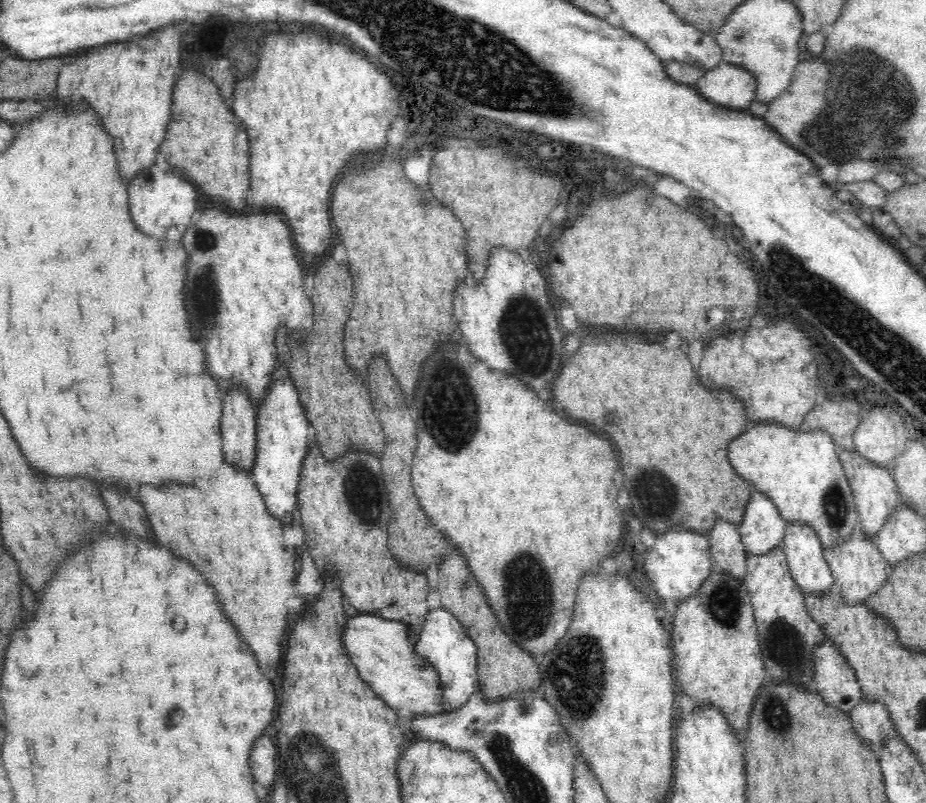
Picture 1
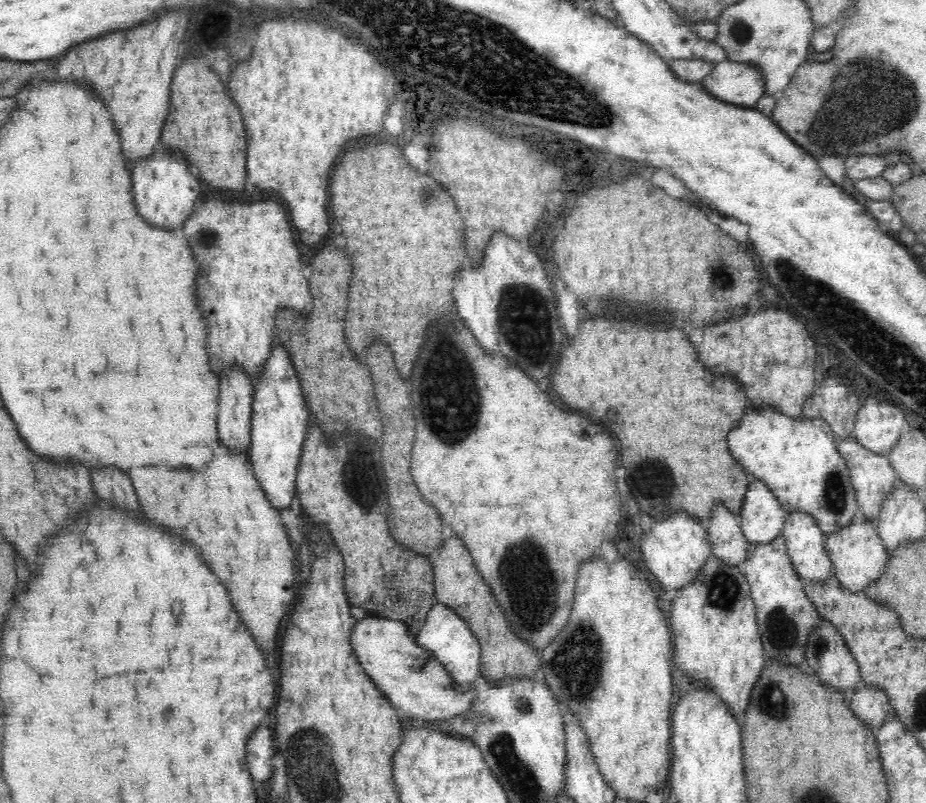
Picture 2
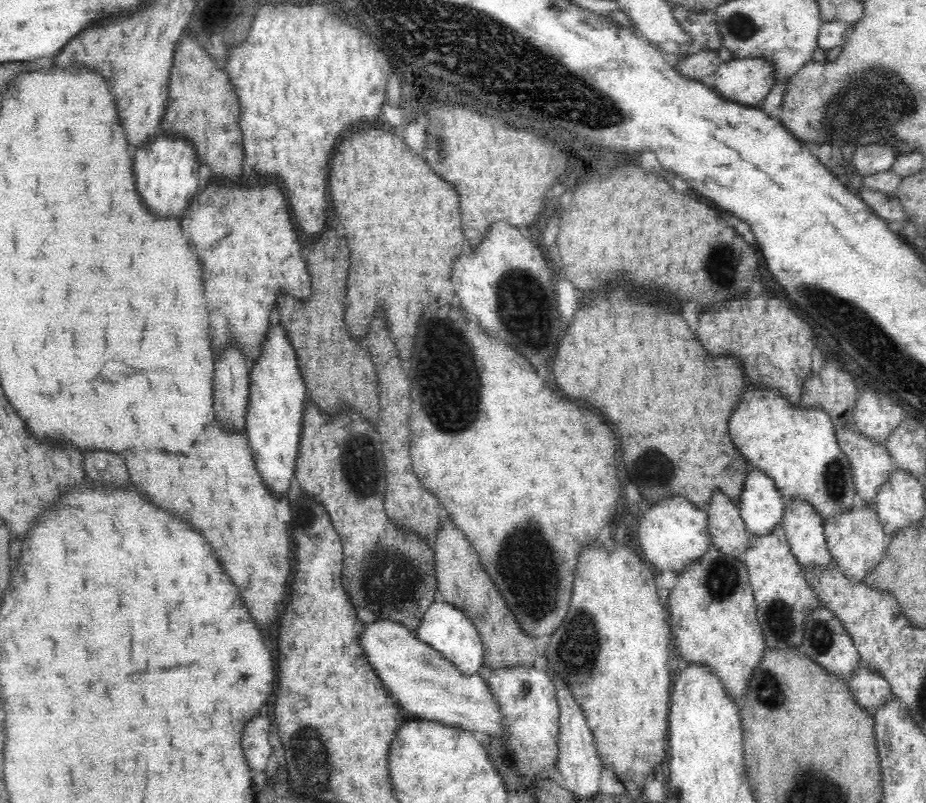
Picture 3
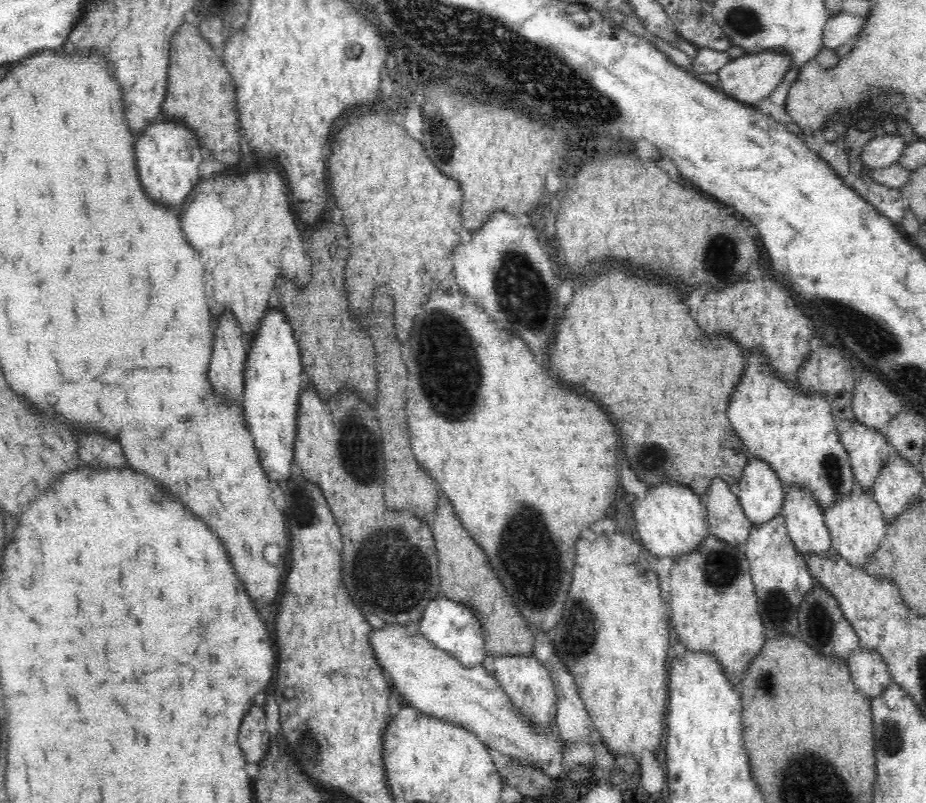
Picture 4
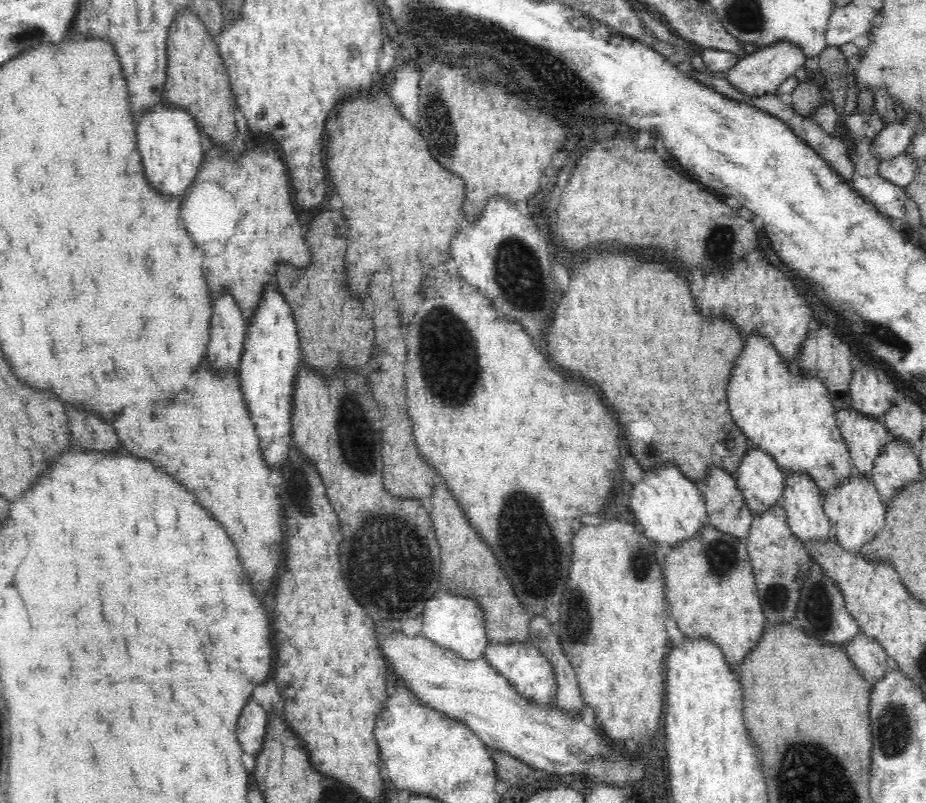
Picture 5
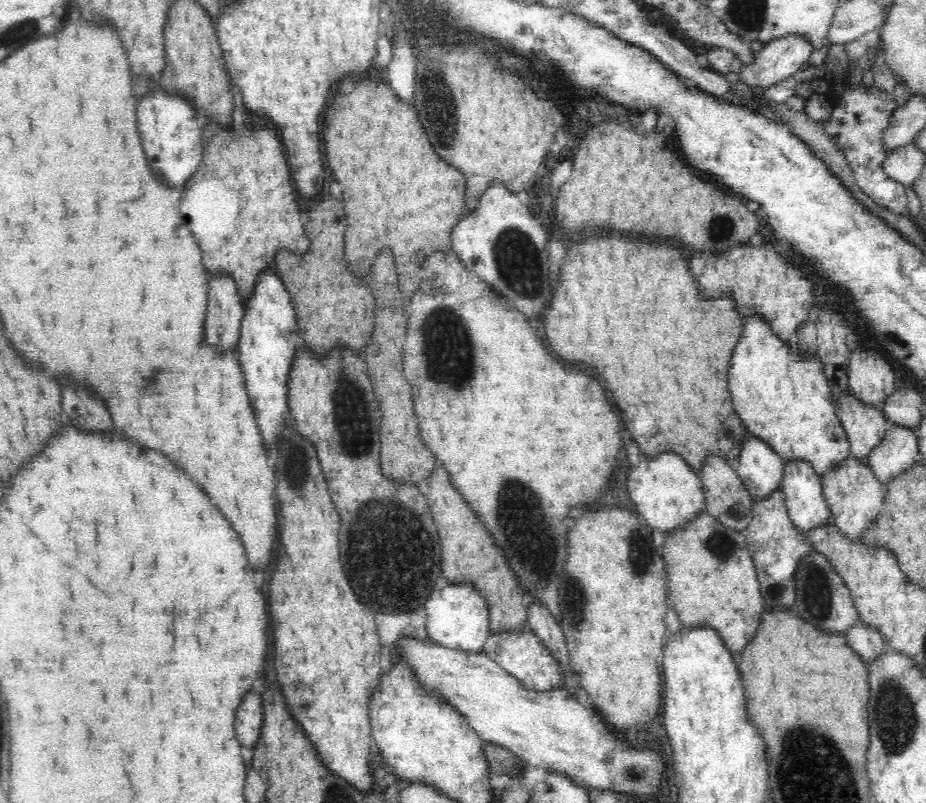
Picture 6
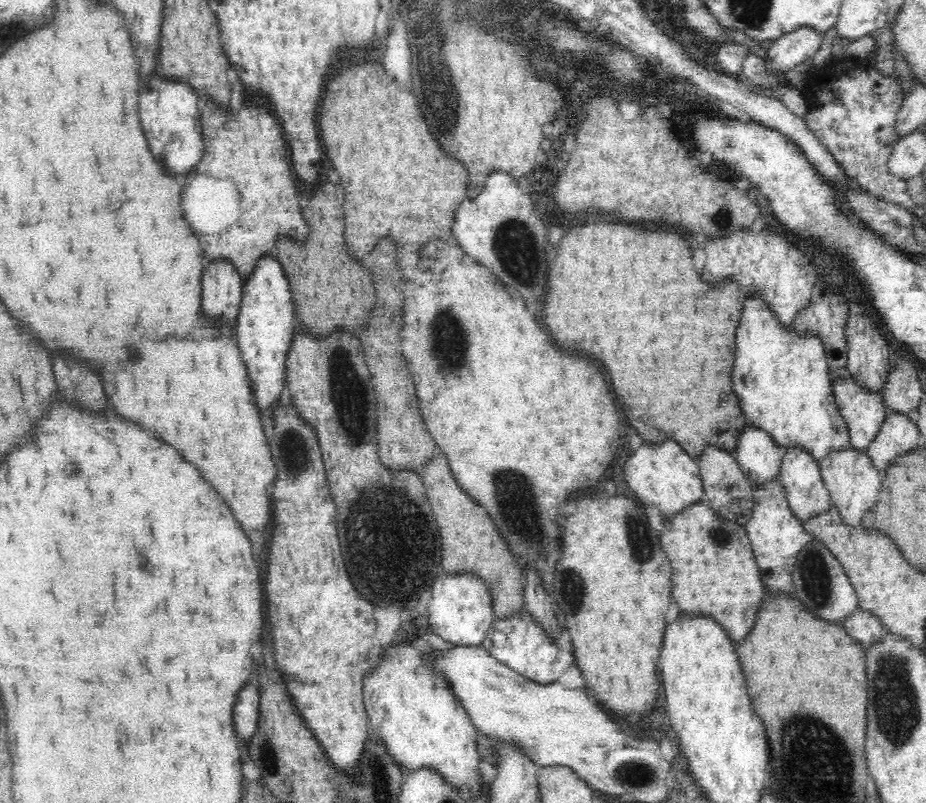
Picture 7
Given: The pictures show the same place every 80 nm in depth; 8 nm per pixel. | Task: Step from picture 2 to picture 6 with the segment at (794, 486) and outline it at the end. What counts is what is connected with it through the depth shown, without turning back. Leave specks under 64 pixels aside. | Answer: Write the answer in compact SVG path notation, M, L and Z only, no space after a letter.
M750 311L749 313L742 315L741 319L741 333L739 334L737 343L734 345L734 352L731 356L728 378L728 389L732 397L732 403L734 403L736 413L740 415L740 419L742 419L742 423L746 426L748 434L756 433L760 439L770 444L770 447L772 447L772 449L774 449L774 451L782 457L782 460L786 461L792 457L794 457L794 459L806 459L806 461L810 461L810 463L812 463L812 467L816 469L816 473L822 476L823 472L826 469L833 467L833 464L836 461L843 461L849 455L850 449L845 429L841 424L841 420L838 419L838 415L835 410L834 393L831 391L828 384L828 378L824 373L824 364L822 363L820 355L818 355L818 351L814 350L814 352L802 352L802 350L798 350L798 347L795 346L794 341L791 341L790 344L788 344L788 341L782 341L782 339L774 333L774 329L772 329L770 321L766 321L766 319L764 319L762 315L758 315L758 313L752 313L752 311Z

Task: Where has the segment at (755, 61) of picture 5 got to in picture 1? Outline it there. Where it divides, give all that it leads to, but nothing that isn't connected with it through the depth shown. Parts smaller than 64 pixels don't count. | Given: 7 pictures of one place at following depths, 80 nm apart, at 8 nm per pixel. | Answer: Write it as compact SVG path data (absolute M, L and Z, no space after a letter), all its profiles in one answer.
M720 61L702 78L696 80L696 88L709 101L730 109L747 110L756 99L758 83L749 69Z

